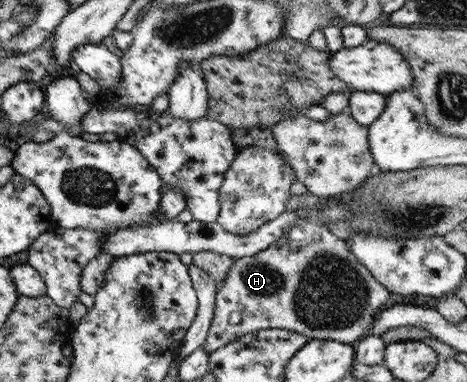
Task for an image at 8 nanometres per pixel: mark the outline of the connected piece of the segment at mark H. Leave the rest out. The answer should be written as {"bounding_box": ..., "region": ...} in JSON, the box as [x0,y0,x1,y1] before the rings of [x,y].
{"bounding_box":[202,221,389,353],"region":[[[305,221],[305,226],[290,227],[287,232],[281,235],[281,238],[275,240],[273,246],[265,248],[254,254],[253,256],[236,258],[231,263],[226,277],[222,280],[222,283],[216,289],[214,294],[214,307],[212,310],[212,319],[205,337],[202,342],[204,351],[212,353],[214,350],[221,348],[224,344],[237,340],[240,336],[249,332],[255,332],[256,330],[263,330],[265,328],[282,328],[285,330],[292,330],[298,332],[308,339],[331,339],[343,344],[354,345],[361,337],[364,336],[365,330],[369,328],[372,322],[372,316],[375,312],[385,309],[387,306],[387,298],[389,298],[388,290],[379,282],[377,282],[368,270],[350,253],[348,244],[336,238],[326,226],[308,225]]]}

